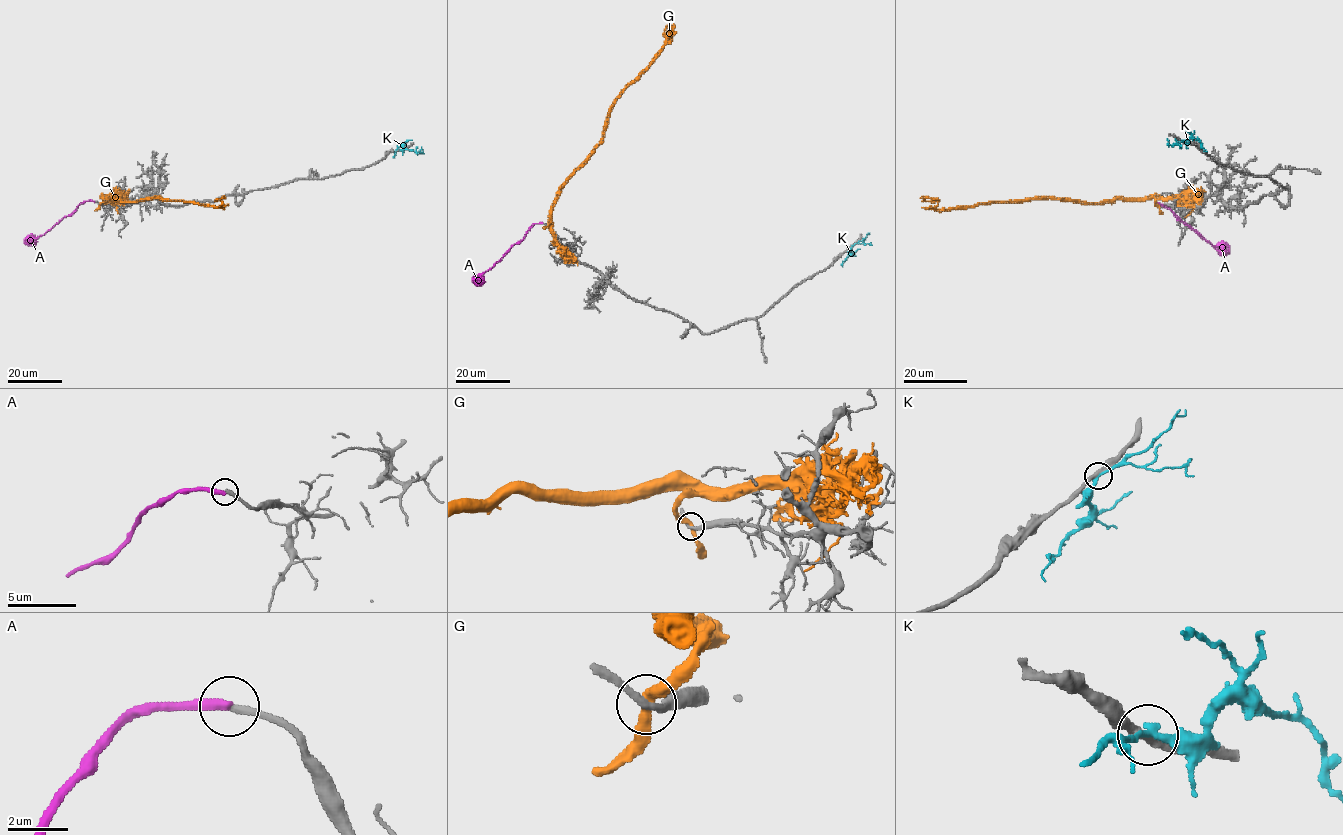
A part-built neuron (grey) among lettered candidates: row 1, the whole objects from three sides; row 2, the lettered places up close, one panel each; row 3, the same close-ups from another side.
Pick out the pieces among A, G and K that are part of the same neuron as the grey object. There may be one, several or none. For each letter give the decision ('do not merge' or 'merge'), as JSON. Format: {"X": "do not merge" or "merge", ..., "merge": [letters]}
{"A": "do not merge", "G": "do not merge", "K": "do not merge", "merge": []}

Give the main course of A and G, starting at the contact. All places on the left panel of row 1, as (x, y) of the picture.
A: (94, 201), (83, 202), (30, 244), (27, 242)
G: (99, 204), (104, 198), (102, 196), (136, 201), (153, 197), (216, 207), (221, 206), (221, 200), (226, 196)

